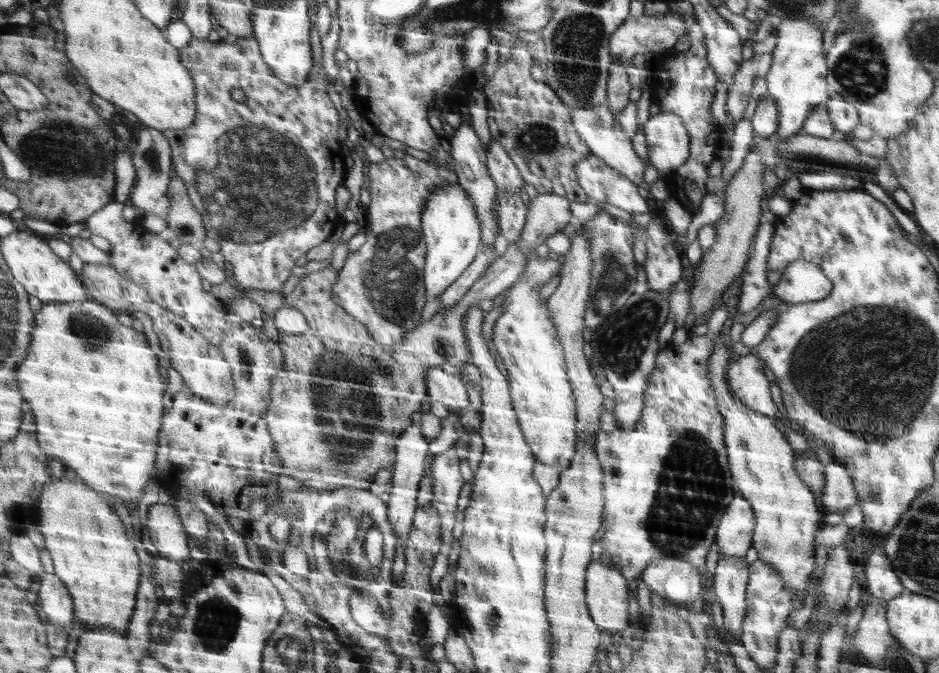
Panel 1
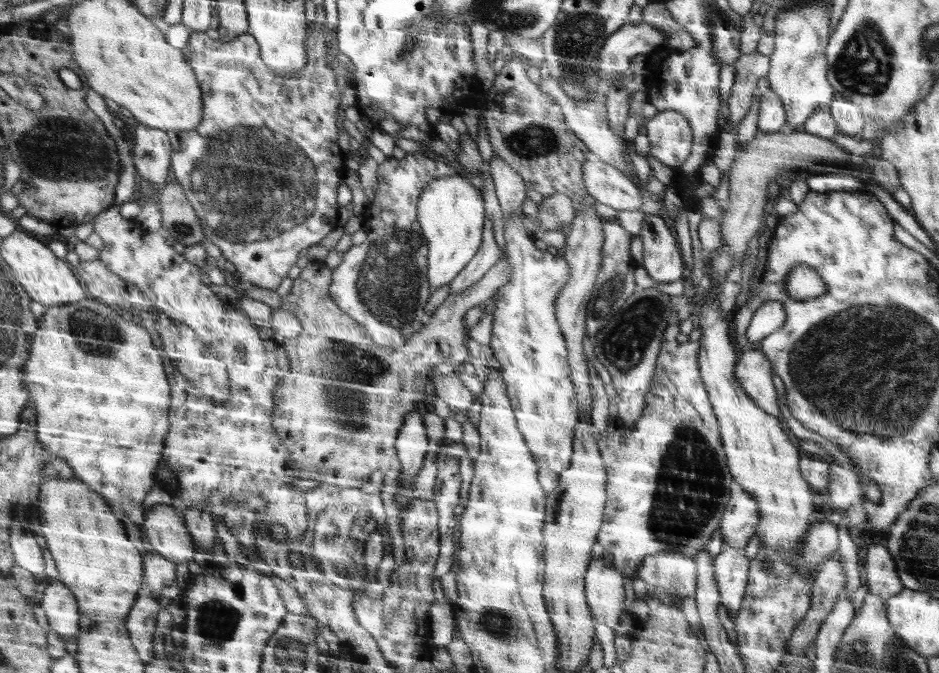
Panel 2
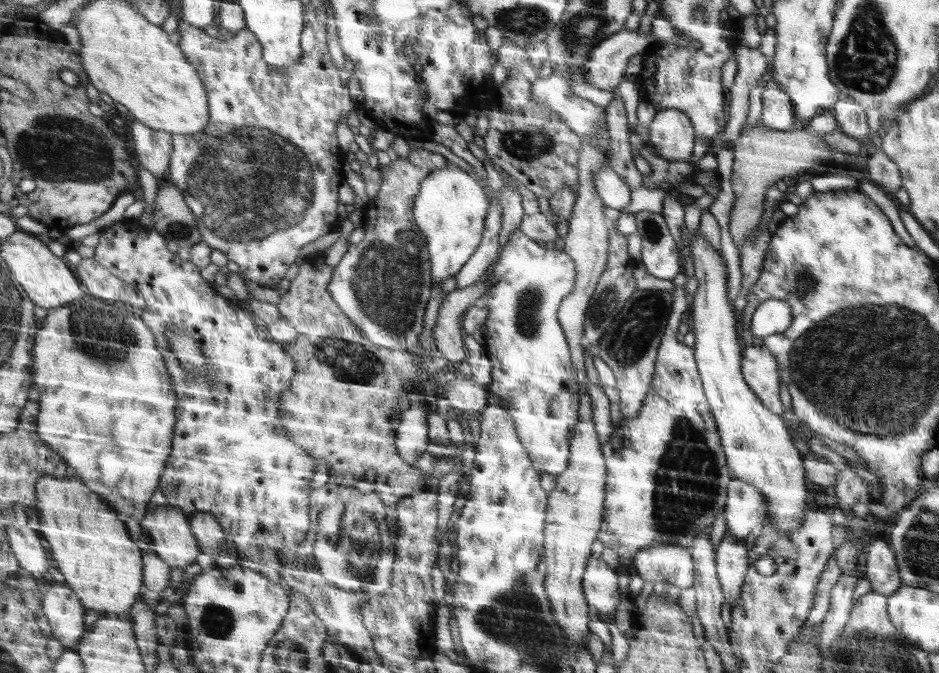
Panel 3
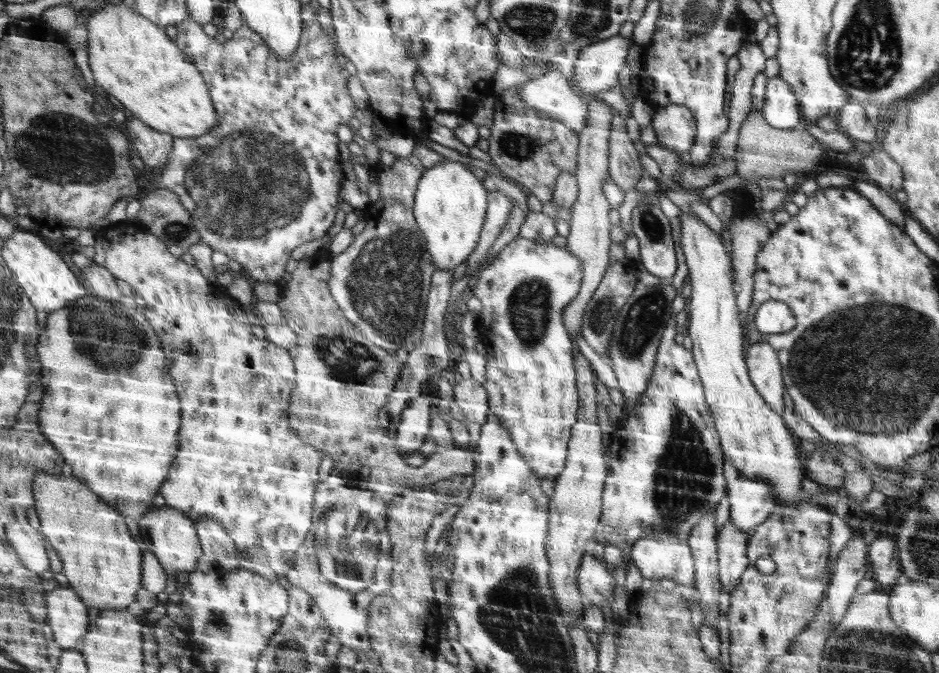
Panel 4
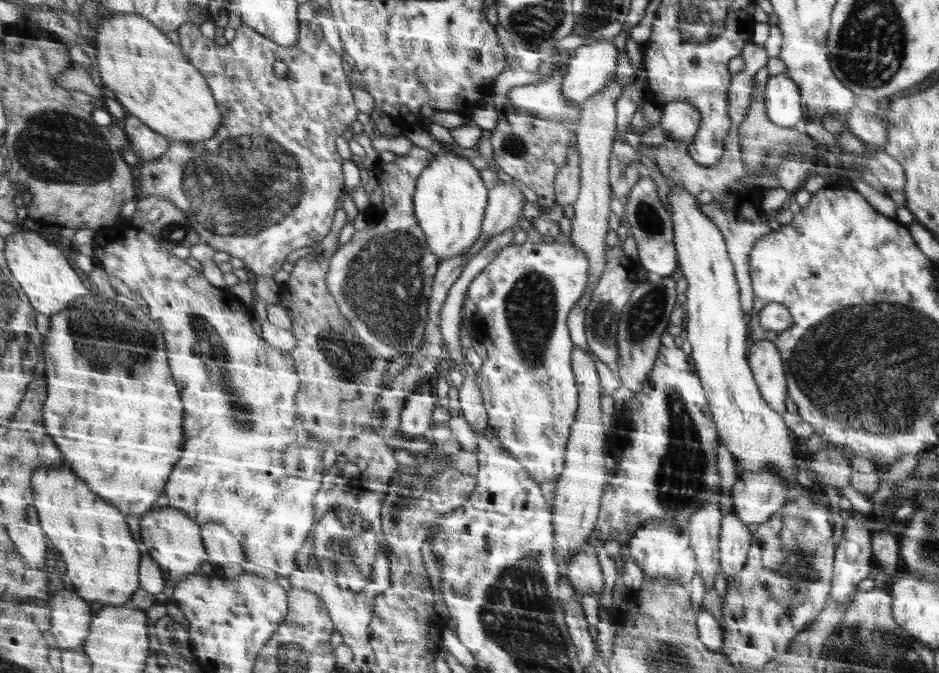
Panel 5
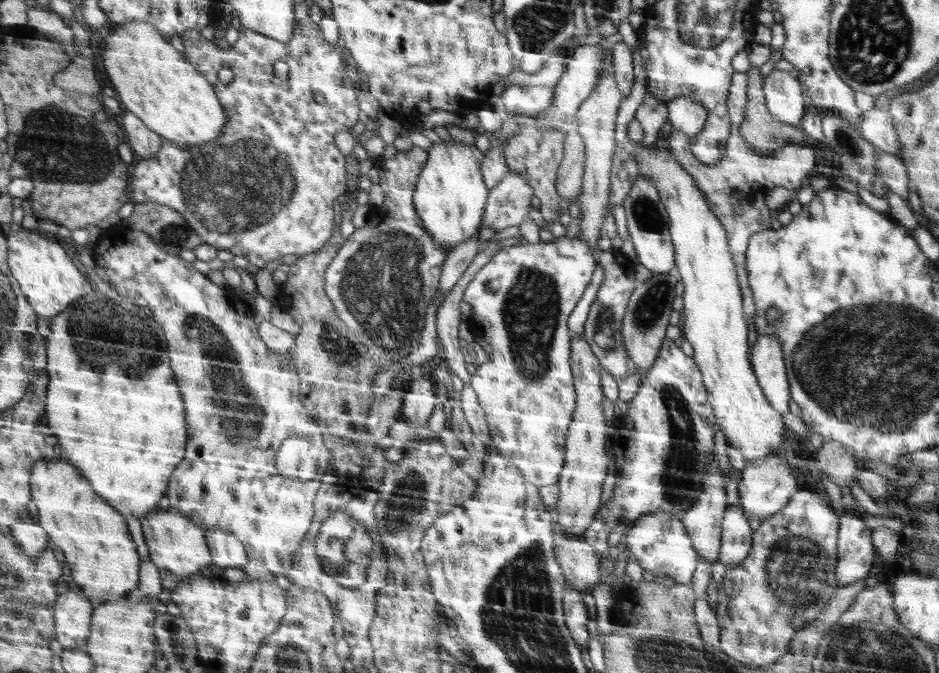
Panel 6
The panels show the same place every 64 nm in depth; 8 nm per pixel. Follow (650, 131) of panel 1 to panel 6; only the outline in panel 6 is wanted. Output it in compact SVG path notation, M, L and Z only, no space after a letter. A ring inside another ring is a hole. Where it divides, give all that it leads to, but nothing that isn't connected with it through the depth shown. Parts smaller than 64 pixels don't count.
M673 98L673 102L667 104L667 124L671 124L671 128L681 132L685 138L701 134L707 122L709 112L697 100Z

